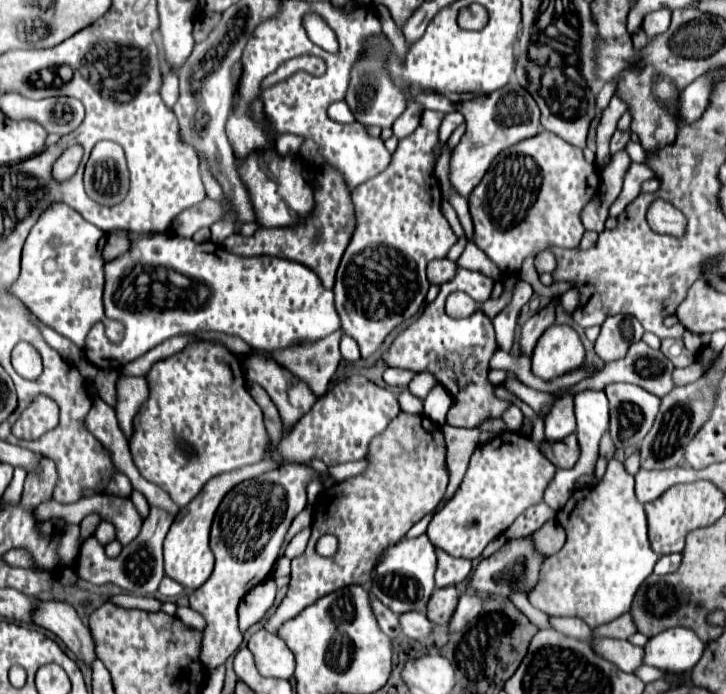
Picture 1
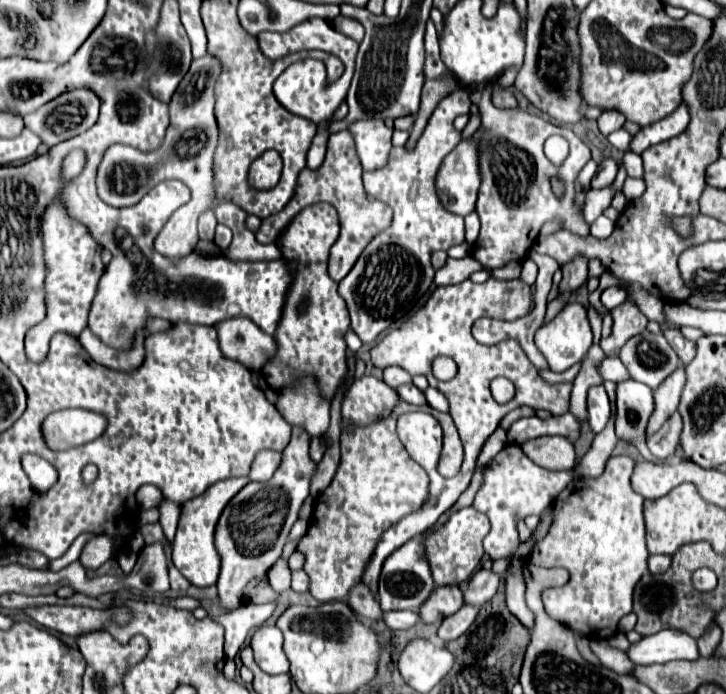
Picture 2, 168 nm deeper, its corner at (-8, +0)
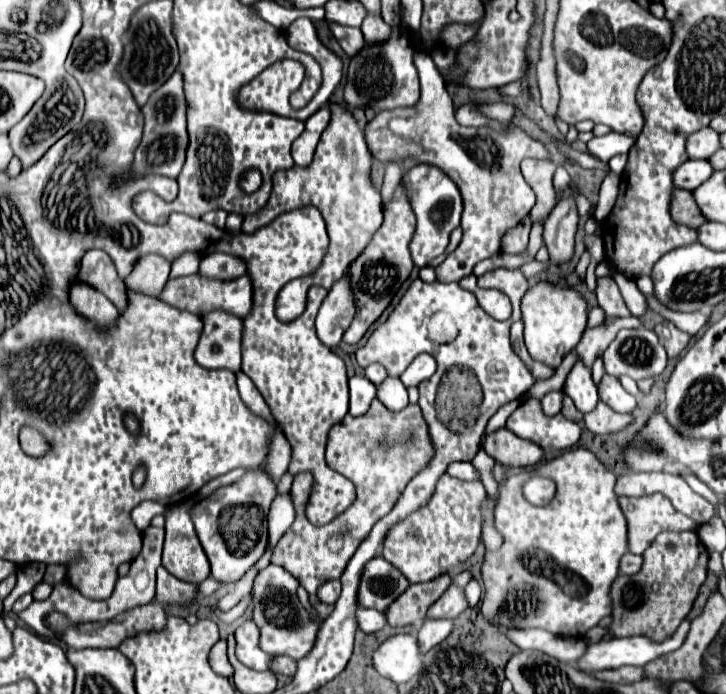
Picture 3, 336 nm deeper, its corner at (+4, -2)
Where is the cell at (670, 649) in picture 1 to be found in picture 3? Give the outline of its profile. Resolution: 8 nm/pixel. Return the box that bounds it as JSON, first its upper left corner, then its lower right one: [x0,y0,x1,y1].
[578,620,690,672]

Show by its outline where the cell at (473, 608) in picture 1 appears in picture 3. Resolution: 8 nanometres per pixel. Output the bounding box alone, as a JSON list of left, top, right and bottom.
[418,618,454,654]

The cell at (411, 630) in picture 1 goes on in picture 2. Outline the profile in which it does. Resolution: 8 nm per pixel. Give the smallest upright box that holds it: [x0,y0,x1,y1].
[384,610,420,630]

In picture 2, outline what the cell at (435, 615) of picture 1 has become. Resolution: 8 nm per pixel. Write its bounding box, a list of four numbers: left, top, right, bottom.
[418,586,464,624]

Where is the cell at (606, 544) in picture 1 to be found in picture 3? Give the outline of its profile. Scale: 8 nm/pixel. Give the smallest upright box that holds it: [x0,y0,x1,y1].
[482,448,628,638]

